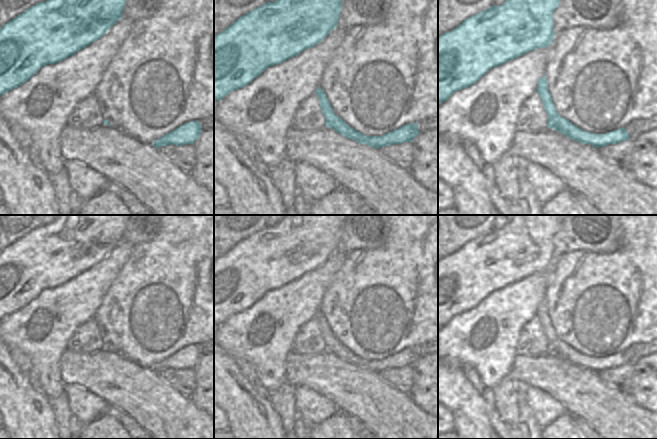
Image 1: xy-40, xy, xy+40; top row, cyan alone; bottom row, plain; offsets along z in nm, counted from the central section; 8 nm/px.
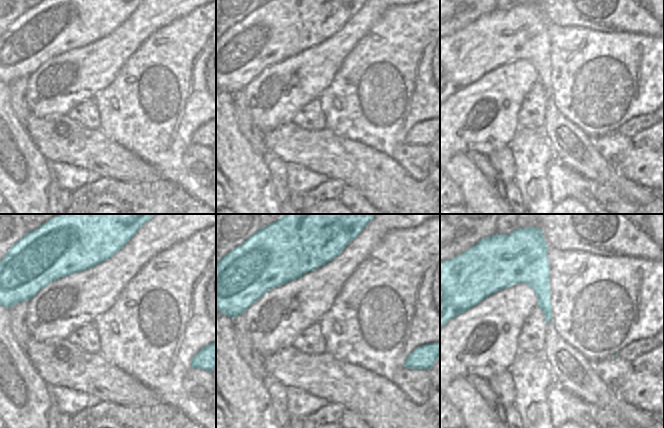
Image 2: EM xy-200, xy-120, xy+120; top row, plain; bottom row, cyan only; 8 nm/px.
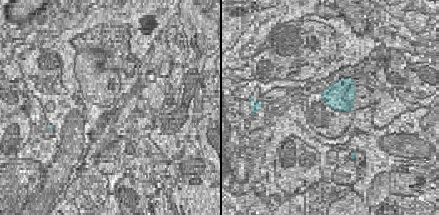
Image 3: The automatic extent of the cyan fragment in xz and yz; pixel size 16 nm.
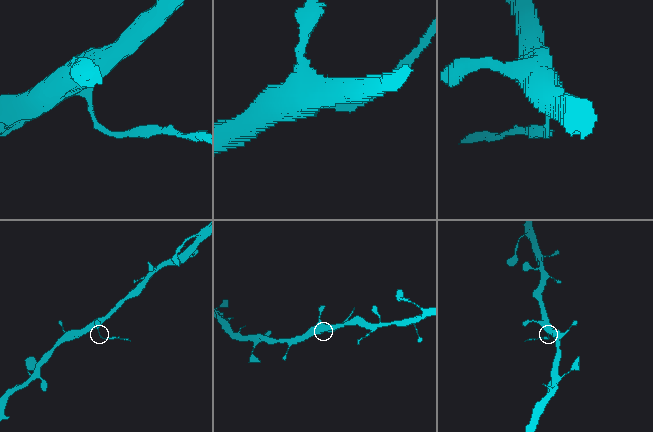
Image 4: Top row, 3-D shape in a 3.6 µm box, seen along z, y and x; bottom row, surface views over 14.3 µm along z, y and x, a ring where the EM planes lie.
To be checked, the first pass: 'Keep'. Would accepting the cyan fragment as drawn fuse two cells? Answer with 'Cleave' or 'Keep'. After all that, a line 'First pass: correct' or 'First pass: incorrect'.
Cleave
First pass: incorrect

